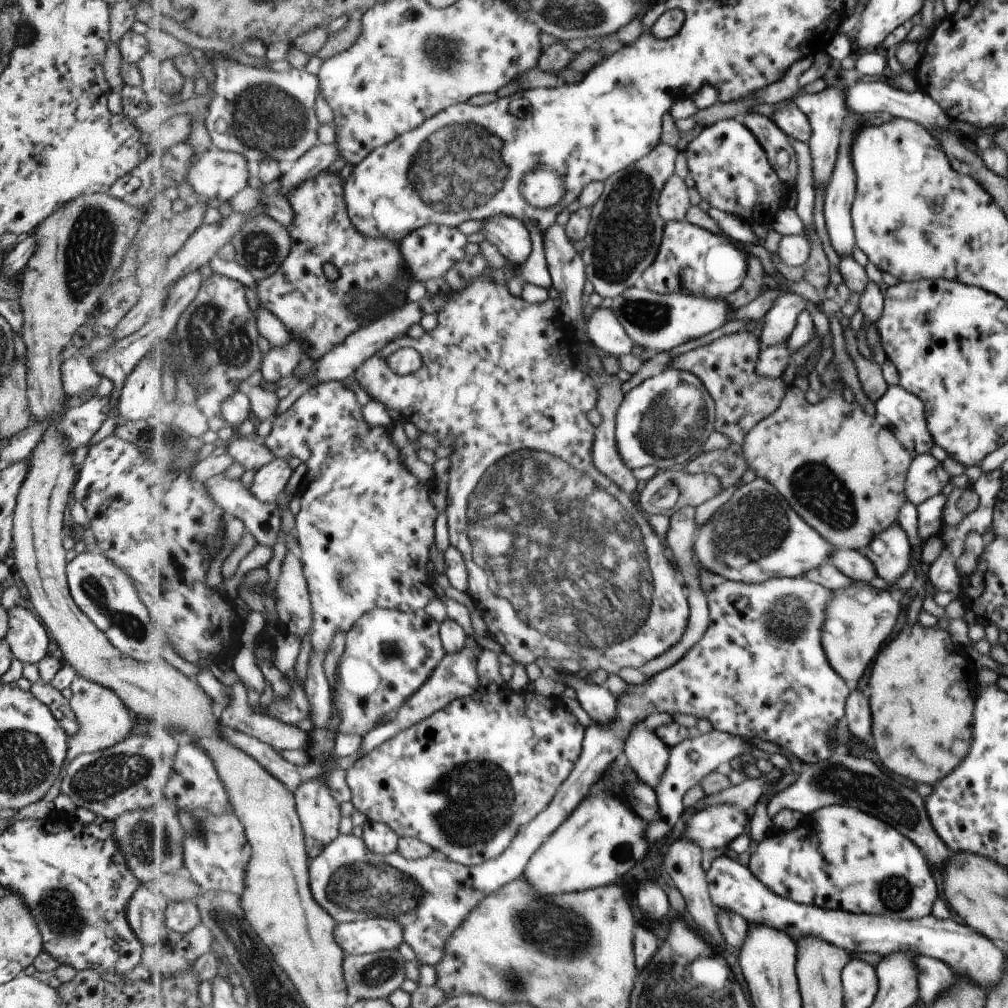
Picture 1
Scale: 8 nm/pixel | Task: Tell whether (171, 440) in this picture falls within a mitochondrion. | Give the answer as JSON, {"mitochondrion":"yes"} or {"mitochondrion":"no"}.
{"mitochondrion":"yes"}

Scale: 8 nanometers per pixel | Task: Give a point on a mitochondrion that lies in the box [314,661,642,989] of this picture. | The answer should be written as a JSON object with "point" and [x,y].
{"point":[368,887]}

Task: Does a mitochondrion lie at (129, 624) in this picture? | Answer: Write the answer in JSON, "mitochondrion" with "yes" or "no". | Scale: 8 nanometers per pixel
{"mitochondrion":"yes"}

